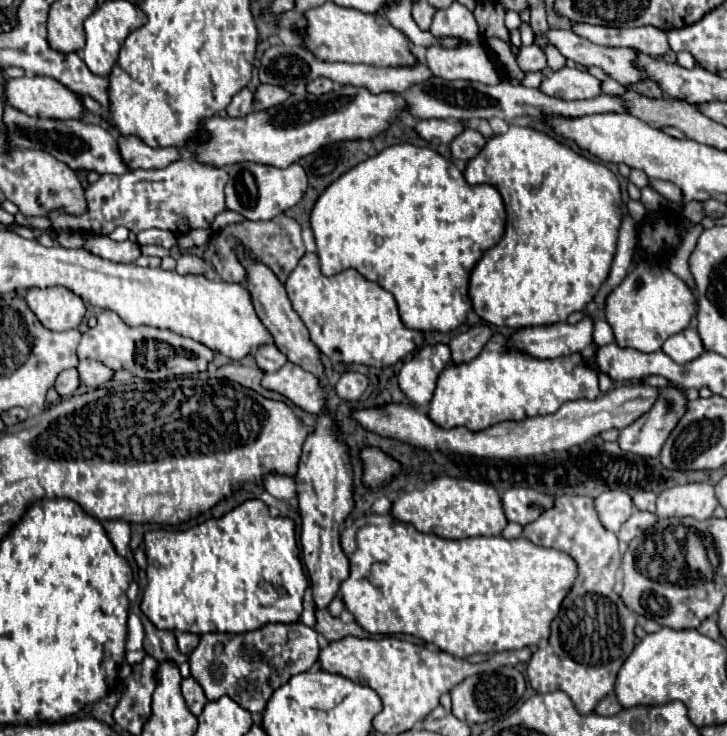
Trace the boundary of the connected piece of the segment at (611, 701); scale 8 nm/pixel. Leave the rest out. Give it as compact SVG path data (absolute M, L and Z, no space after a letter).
M606 695L594 709L598 715L616 715L616 711L622 711L622 705L616 701L616 695Z

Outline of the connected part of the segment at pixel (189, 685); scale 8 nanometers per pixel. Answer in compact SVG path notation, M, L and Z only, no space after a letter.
M190 677L190 679L184 679L182 681L182 695L184 695L184 701L188 705L188 709L194 713L194 715L200 715L200 711L204 709L204 703L208 701L202 687Z

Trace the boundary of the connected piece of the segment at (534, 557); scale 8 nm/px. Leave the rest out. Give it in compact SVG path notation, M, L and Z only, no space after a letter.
M362 515L354 519L350 527L344 529L340 537L342 549L350 561L350 577L340 585L340 595L346 605L346 609L354 615L354 621L364 627L364 631L372 635L414 635L418 639L424 639L426 643L434 643L446 653L452 653L454 657L470 657L474 653L498 653L498 651L510 651L510 649L524 649L538 645L540 641L548 639L550 635L550 623L556 617L560 603L568 595L576 575L578 567L574 559L562 551L538 547L532 541L520 537L520 539L504 539L504 537L466 537L466 539L444 539L438 535L428 535L416 531L410 523L398 521L392 515Z

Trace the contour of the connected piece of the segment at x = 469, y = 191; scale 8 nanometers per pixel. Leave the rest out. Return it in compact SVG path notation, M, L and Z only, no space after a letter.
M400 143L386 147L338 177L318 197L310 215L322 273L336 275L342 269L352 267L368 281L378 283L394 295L400 319L408 329L446 333L460 327L472 309L472 301L468 299L470 273L484 251L502 239L506 211L496 187L468 185L458 169L456 179L450 171L452 163L440 153L428 147Z

